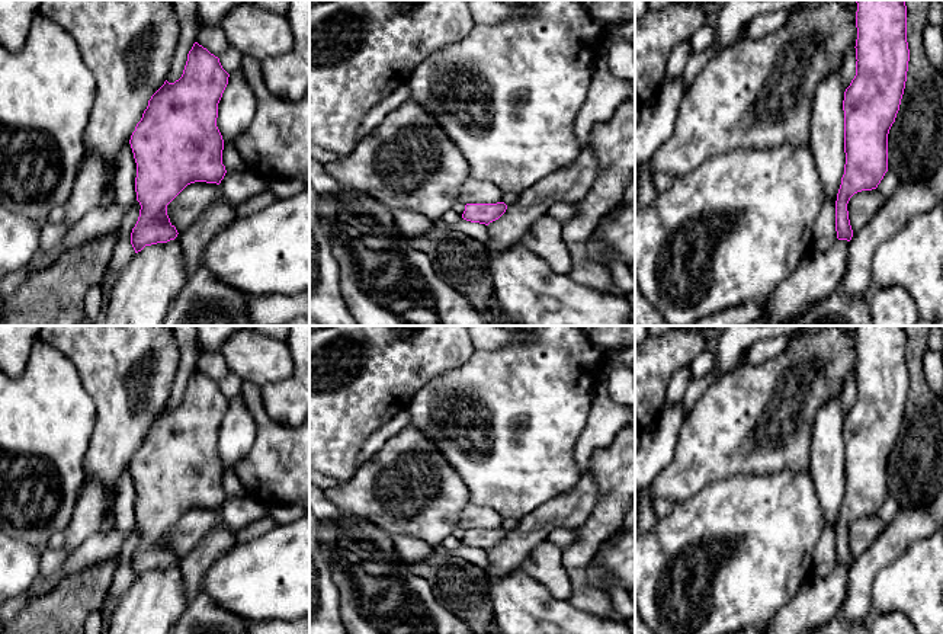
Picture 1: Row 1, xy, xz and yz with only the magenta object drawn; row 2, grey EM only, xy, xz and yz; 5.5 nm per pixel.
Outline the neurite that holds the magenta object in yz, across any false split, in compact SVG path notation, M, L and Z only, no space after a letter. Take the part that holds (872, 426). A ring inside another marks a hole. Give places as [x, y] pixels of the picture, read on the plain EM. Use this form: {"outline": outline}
{"outline": "M856 326L856 401L844 417L844 500L835 526L838 566L850 567L853 555L847 529L862 516L876 515L888 497L888 460L905 414L910 375L905 326Z"}

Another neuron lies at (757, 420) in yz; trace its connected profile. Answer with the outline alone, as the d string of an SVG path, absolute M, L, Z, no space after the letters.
M804 326L776 358L757 366L737 366L716 380L689 412L673 460L649 483L644 497L676 503L731 476L808 471L815 416L828 398L841 396L856 365L856 345L843 326L819 330Z

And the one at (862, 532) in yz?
M878 515L862 516L850 523L847 537L853 558L859 557L875 542L885 525Z

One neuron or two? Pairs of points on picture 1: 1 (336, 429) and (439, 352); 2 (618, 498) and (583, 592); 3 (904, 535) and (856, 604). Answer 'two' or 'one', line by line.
1: one
2: one
3: one

